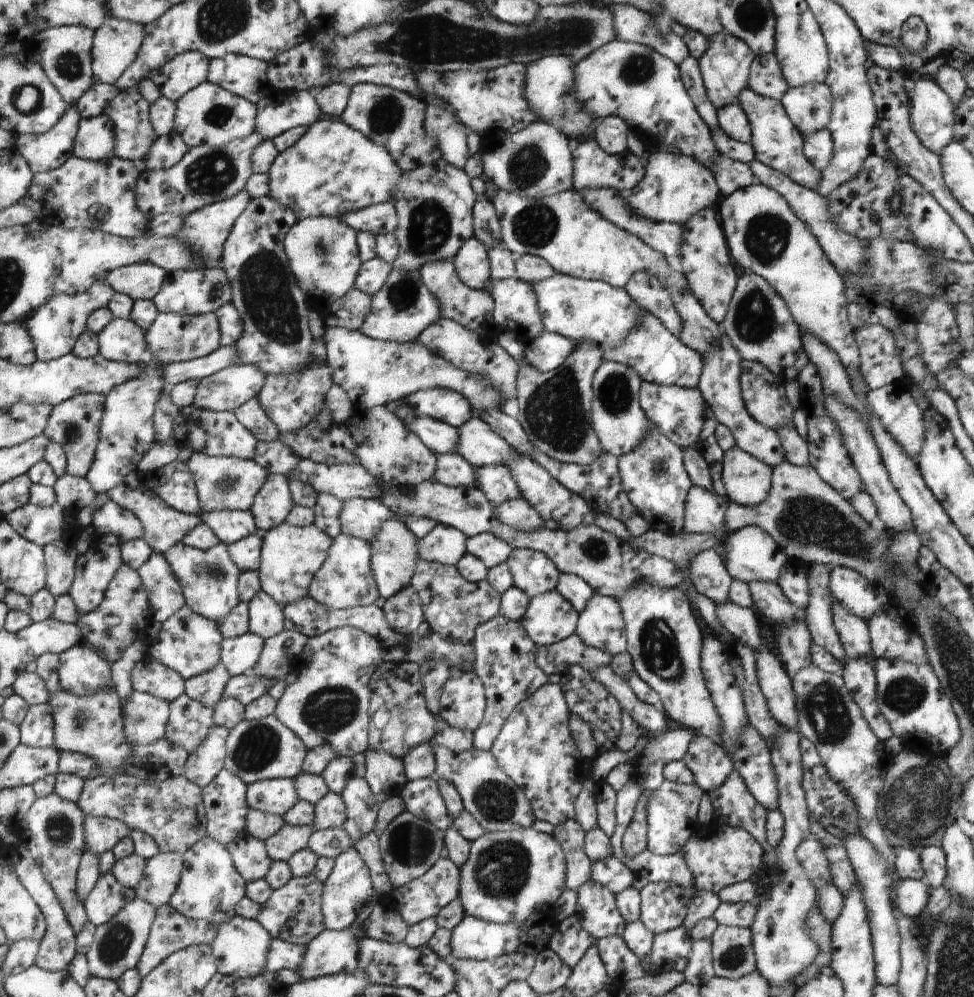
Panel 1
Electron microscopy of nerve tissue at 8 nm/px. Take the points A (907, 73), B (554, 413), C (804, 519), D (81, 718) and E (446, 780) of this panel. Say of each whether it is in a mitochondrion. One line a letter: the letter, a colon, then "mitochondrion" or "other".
A: other
B: mitochondrion
C: mitochondrion
D: mitochondrion
E: other

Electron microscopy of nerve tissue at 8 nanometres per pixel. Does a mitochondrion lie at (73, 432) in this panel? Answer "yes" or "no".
yes

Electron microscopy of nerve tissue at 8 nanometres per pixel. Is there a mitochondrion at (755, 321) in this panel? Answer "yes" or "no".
yes

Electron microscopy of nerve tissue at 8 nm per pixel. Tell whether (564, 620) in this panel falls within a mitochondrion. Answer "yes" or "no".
no

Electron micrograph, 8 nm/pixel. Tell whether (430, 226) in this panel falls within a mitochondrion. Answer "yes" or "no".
yes

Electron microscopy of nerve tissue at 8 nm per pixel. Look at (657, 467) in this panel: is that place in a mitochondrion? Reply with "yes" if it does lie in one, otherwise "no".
yes

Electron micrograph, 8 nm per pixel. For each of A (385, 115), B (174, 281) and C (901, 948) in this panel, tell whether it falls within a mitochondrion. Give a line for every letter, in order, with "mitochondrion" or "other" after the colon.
A: mitochondrion
B: other
C: other

